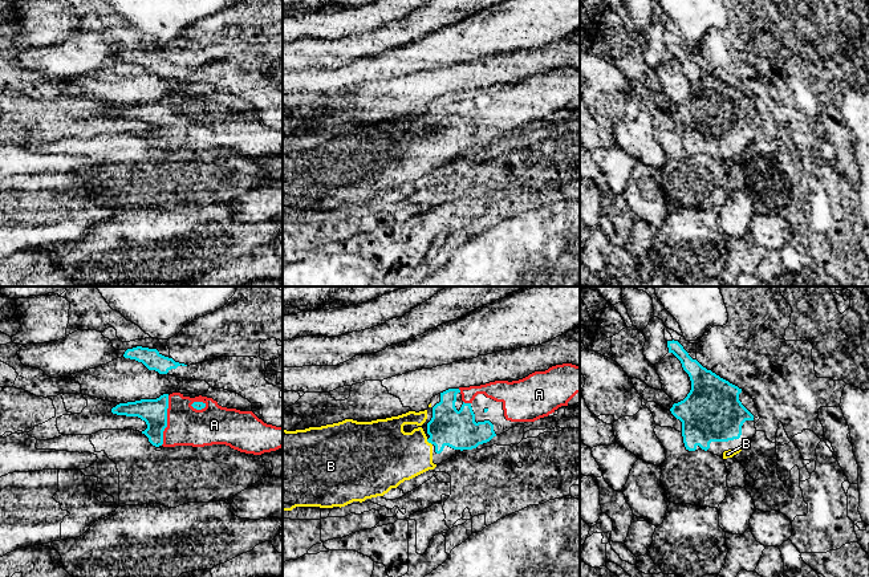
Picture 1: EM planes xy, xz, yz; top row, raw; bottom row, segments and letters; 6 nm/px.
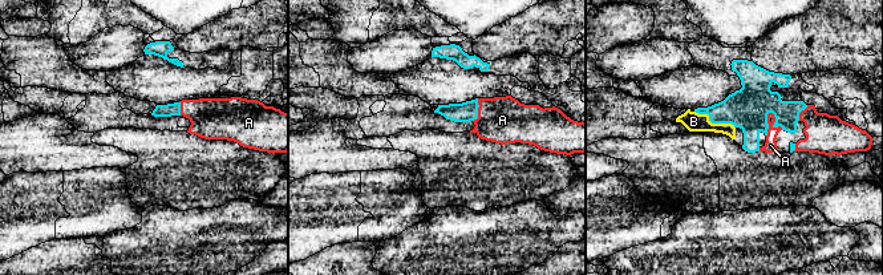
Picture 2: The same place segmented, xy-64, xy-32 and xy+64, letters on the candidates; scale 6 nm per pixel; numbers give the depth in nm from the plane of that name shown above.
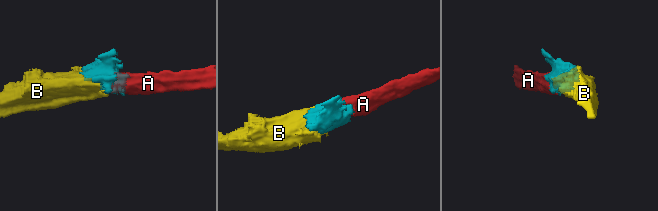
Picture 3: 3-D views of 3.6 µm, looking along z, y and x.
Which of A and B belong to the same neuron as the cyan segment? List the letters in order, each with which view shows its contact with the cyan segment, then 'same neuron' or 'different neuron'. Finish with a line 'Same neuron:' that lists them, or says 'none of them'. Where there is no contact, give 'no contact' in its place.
A: meets cyan in xy; same neuron
B: meets cyan in xz; same neuron
Same neuron: A, B

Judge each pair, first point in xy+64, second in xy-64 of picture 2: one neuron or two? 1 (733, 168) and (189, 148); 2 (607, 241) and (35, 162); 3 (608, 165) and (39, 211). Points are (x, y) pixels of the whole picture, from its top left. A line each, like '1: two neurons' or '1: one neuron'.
1: one neuron
2: two neurons
3: two neurons

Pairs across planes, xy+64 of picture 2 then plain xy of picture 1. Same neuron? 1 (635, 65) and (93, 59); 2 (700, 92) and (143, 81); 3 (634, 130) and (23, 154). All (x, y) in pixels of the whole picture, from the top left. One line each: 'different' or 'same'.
1: same
2: same
3: different

